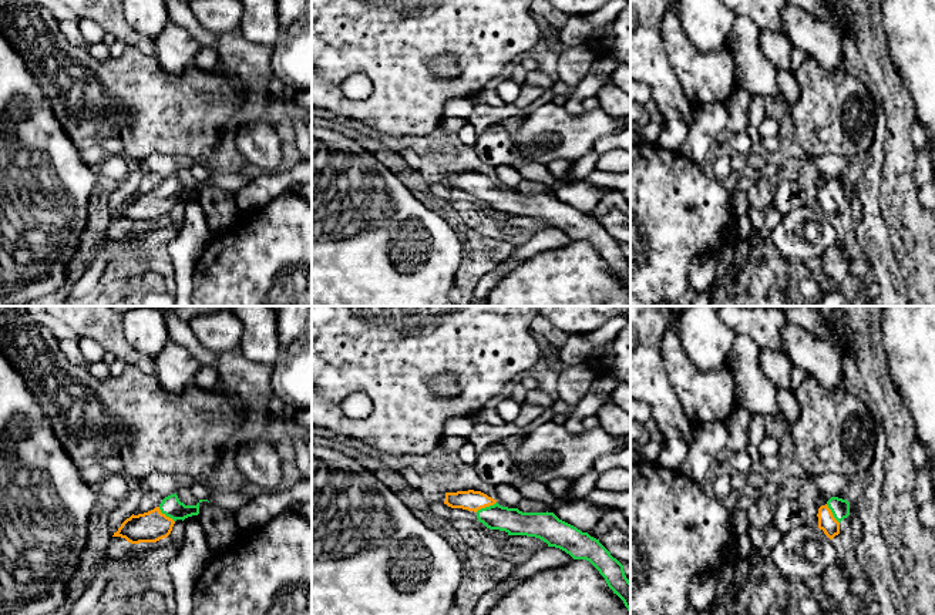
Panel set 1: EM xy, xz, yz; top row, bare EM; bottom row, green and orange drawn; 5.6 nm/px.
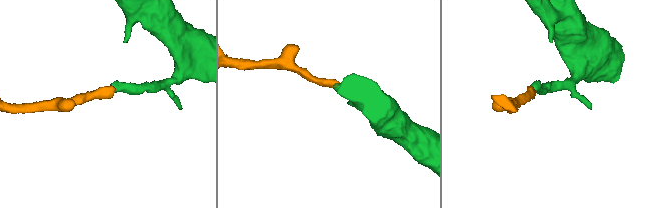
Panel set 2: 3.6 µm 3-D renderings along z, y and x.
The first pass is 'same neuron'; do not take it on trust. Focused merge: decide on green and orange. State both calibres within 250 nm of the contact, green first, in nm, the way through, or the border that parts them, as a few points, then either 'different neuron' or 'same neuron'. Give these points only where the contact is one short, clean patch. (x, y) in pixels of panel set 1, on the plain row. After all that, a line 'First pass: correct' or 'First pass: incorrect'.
140/120 nm | across xz (495, 198), (486, 188), (470, 181) | same neuron
First pass: correct

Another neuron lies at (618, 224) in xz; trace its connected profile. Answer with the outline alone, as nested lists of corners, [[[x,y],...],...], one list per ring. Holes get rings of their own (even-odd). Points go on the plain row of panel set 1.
[[[611,209],[599,219],[599,224],[616,239],[622,246],[630,245],[630,215]]]

